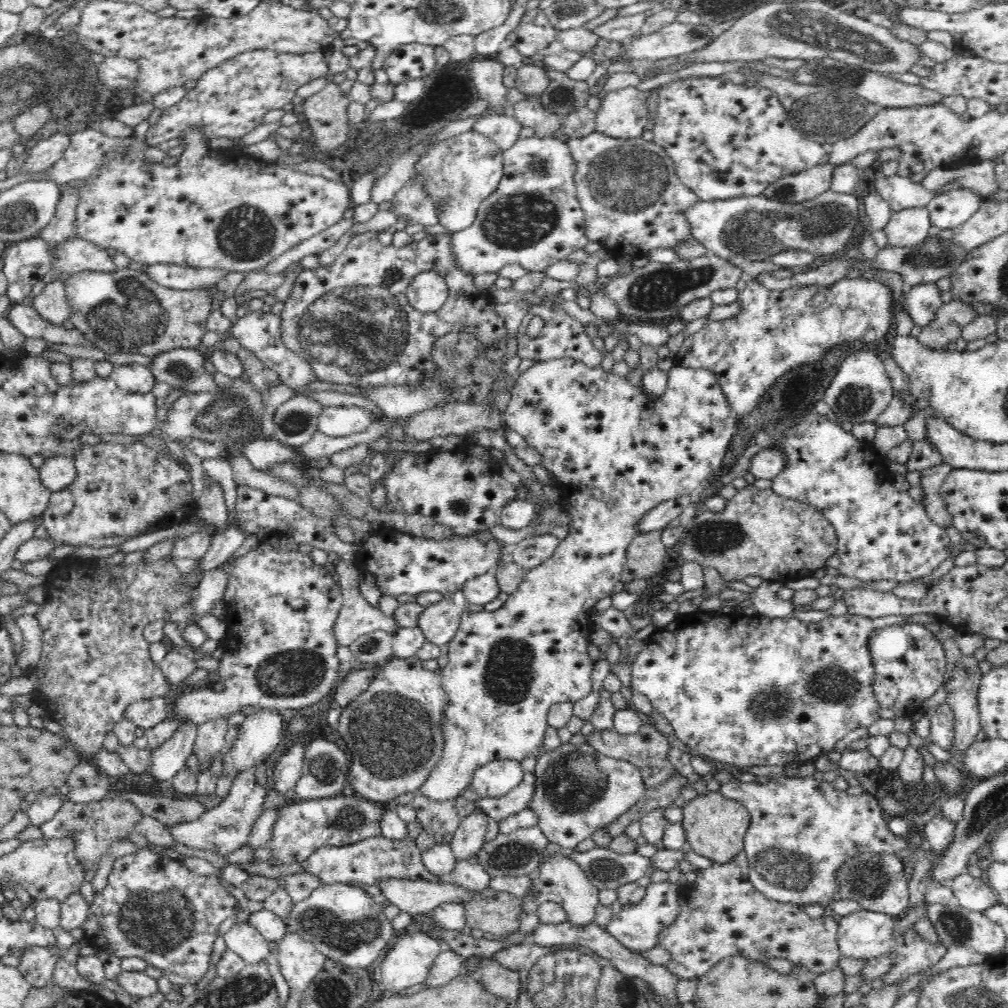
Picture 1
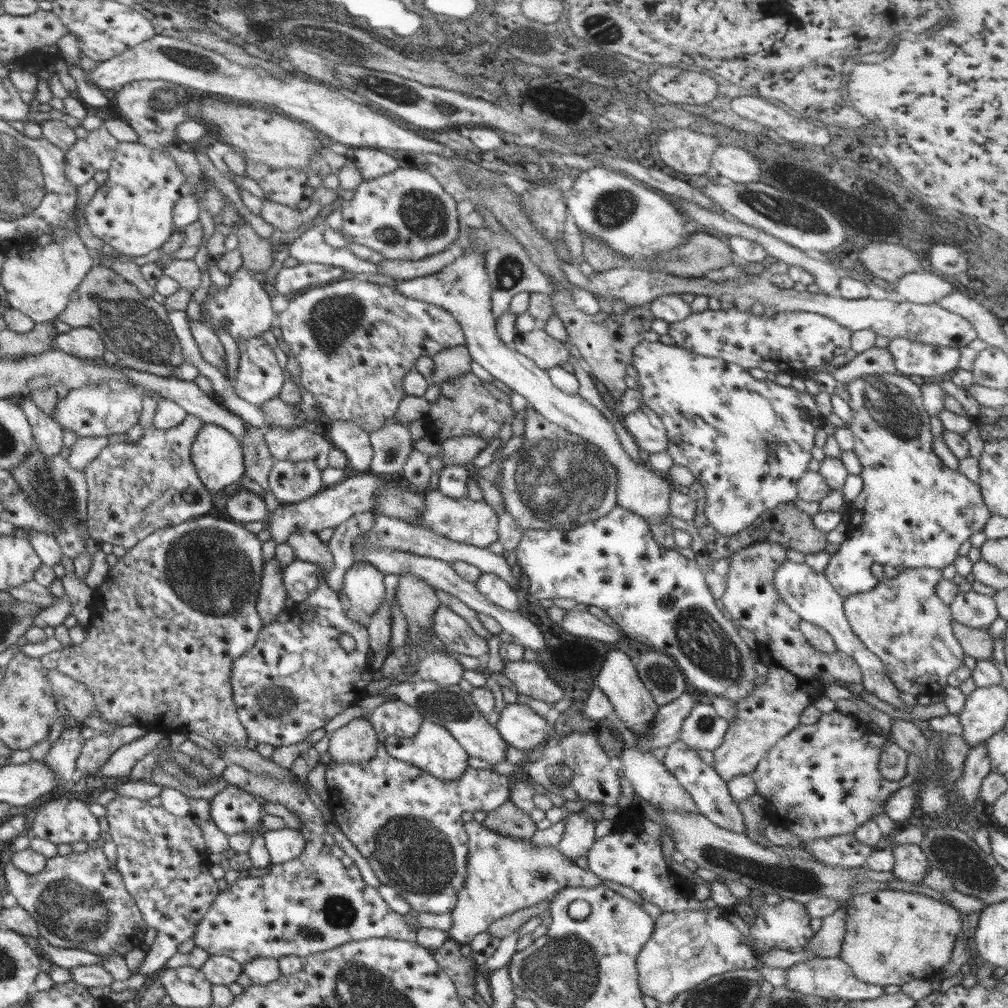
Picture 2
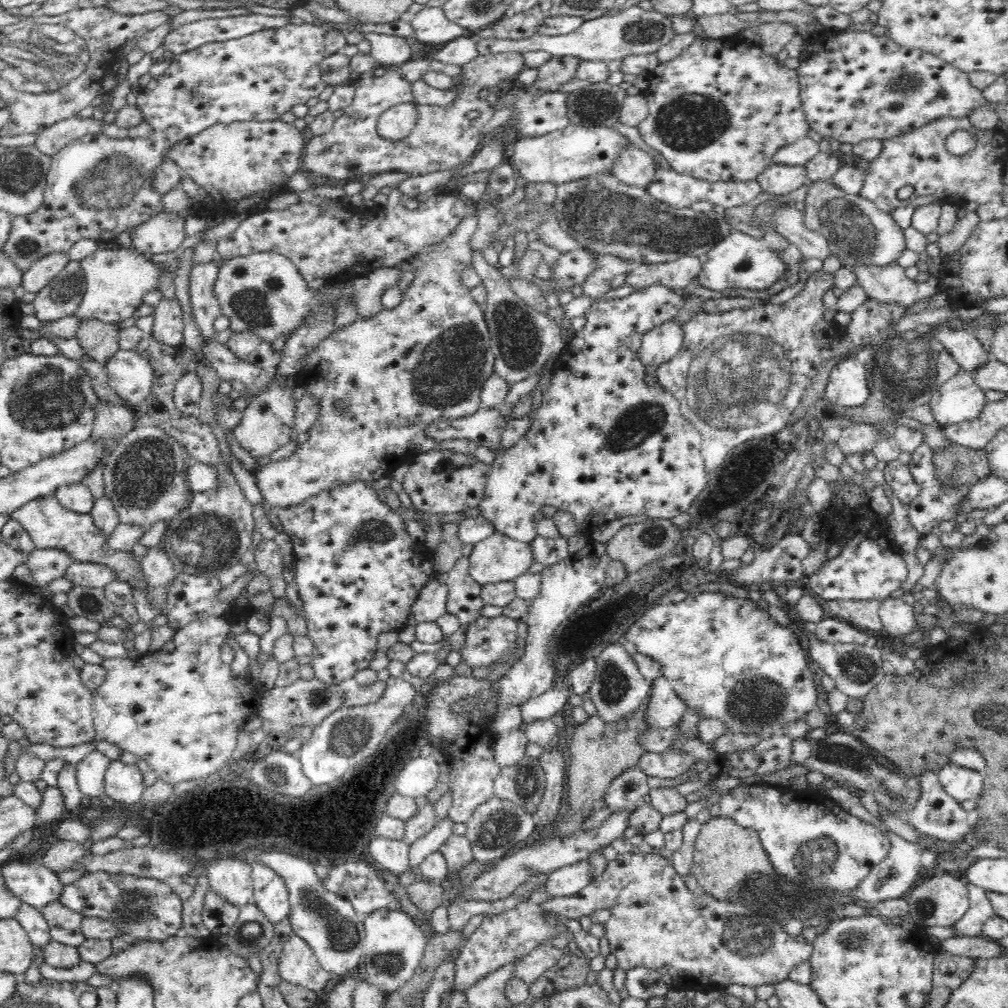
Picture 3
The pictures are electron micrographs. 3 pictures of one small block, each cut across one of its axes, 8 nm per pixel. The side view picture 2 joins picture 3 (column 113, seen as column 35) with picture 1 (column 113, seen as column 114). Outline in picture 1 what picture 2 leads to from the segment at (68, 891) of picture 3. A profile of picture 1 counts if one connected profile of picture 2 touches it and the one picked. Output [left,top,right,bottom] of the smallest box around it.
[82,848,242,986]

